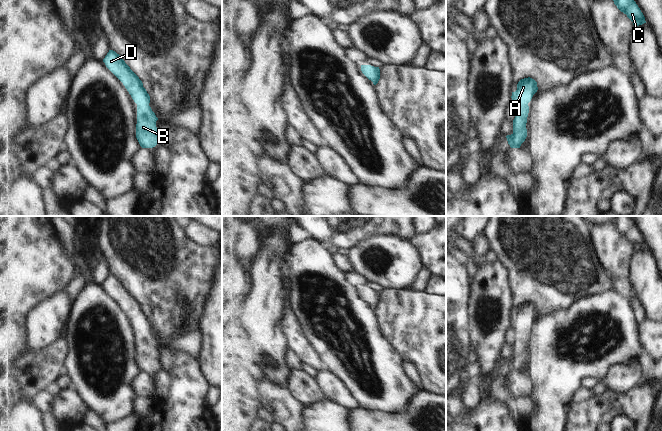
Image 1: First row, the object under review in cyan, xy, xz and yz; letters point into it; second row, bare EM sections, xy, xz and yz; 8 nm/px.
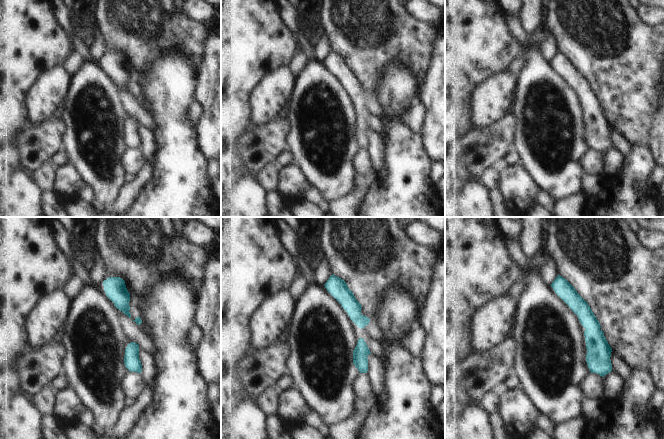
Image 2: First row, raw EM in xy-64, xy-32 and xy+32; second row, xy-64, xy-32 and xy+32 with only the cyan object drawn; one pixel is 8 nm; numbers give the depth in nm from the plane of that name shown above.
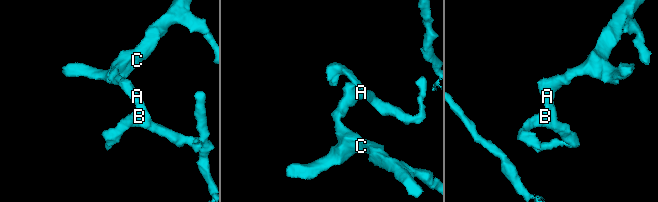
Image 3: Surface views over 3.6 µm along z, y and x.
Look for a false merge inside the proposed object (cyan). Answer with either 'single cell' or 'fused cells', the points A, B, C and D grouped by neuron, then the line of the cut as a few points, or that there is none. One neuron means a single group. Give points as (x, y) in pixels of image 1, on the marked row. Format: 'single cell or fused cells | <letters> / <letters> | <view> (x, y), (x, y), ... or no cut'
single cell | A B C D | no cut

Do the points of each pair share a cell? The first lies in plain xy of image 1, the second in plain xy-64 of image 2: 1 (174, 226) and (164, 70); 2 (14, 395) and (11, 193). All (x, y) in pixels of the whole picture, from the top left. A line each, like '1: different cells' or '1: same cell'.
1: different cells
2: different cells

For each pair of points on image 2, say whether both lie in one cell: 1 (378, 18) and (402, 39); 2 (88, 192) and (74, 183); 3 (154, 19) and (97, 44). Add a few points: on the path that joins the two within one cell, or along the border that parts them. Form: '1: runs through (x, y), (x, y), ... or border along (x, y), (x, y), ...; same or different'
1: runs through (384, 24), (396, 36); same
2: border along (87, 183), (79, 196); different
3: border along (99, 32), (105, 39); different

